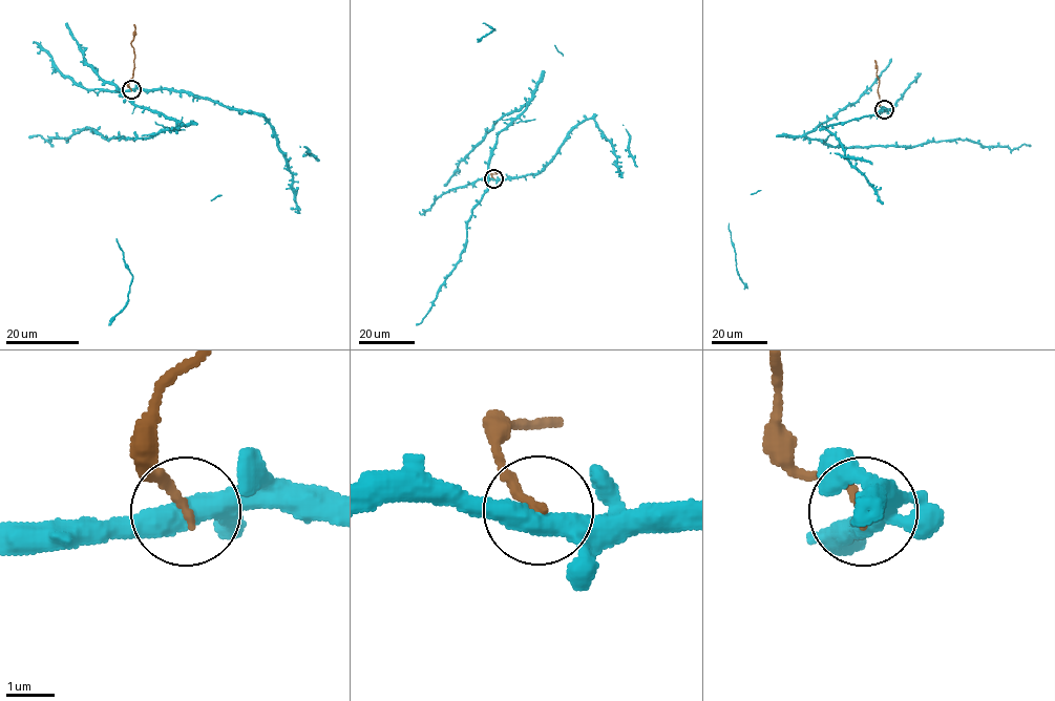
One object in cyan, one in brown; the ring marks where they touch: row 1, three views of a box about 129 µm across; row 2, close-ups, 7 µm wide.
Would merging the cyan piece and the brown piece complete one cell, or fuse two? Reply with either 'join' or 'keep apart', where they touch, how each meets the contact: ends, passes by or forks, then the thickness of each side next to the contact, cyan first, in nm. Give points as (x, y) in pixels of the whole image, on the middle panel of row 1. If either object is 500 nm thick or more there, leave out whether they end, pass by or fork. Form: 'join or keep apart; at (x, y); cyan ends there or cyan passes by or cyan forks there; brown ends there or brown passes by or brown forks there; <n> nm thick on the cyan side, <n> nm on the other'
keep apart; at (493, 178); cyan passes by; brown ends there; 480 nm thick on the cyan side, 190 nm on the other

